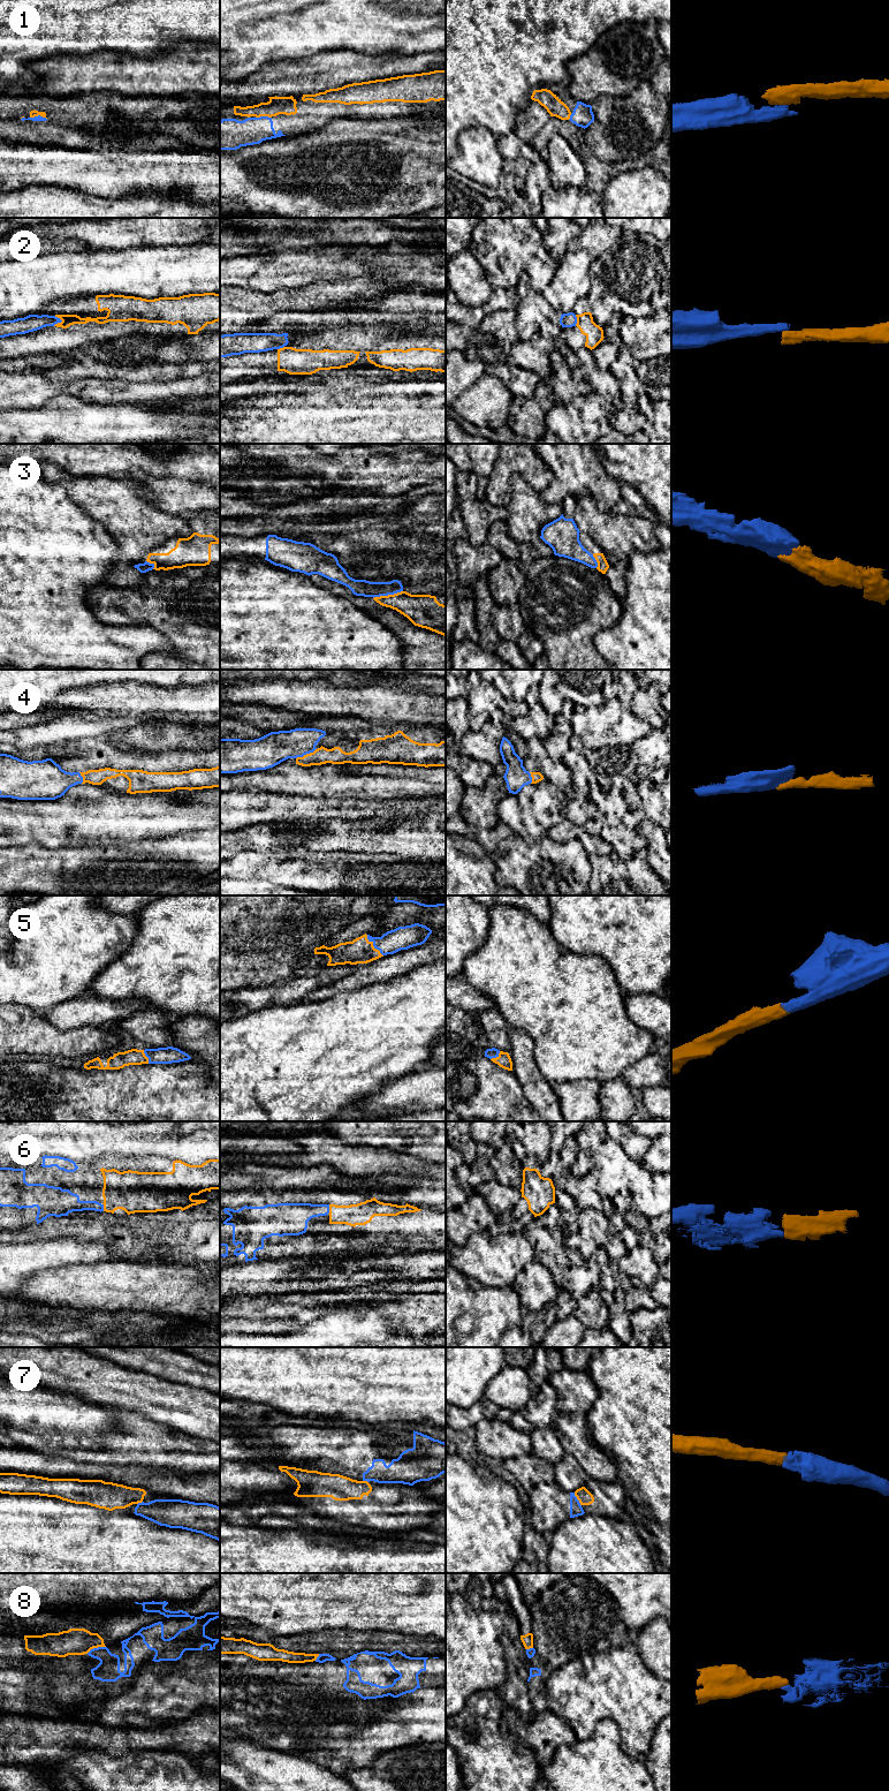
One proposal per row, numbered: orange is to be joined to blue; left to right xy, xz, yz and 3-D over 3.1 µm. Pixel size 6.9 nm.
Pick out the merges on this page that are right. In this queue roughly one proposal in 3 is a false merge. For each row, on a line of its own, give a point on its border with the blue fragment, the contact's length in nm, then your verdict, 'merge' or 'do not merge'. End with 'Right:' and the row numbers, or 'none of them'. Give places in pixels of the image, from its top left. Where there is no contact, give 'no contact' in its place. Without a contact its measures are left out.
1: contact xy (38, 115); length 120 nm; merge
2: contact xy (58, 322); length 80 nm; do not merge
3: contact xz (387, 595); length 220 nm; merge
4: contact xz (305, 754); length 160 nm; merge
5: contact xz (373, 945); length 190 nm; merge
6: contact xz (328, 1209); length 70 nm; merge
7: contact yz (577, 1499); length 110 nm; do not merge
8: contact xy (96, 1648); length 140 nm; do not merge
Right: 1, 3, 4, 5, 6

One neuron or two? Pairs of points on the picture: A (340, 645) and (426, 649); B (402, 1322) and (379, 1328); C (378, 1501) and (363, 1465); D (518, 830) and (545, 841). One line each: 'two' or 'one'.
A: two
B: two
C: two
D: two

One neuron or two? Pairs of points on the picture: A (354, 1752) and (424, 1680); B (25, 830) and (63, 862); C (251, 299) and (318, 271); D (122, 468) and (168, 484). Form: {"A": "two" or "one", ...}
{"A": "two", "B": "two", "C": "two", "D": "one"}

